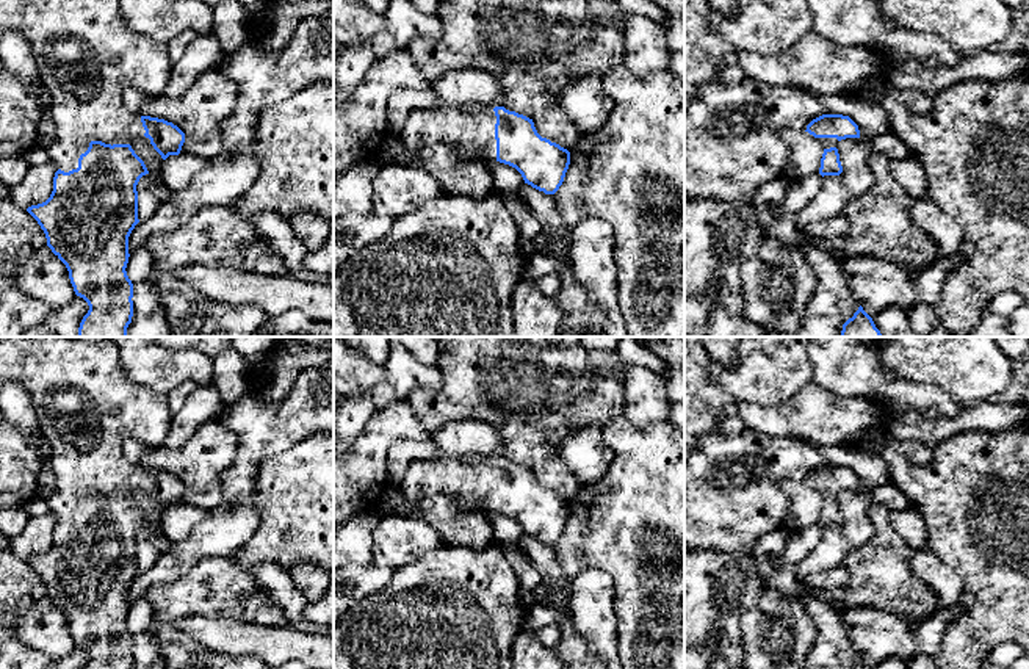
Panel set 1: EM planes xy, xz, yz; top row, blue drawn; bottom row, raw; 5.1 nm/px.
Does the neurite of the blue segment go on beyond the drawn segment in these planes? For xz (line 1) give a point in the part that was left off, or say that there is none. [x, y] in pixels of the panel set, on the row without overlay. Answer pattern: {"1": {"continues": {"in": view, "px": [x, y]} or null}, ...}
{"1": {"continues": {"in": "xz", "px": [470, 481]}}}

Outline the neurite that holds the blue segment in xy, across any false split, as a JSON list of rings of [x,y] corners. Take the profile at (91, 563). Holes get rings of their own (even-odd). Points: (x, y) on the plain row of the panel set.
[[[0,337],[0,385],[11,381],[19,382],[30,396],[39,429],[52,450],[49,465],[55,475],[55,492],[45,500],[56,519],[53,542],[45,553],[27,562],[44,581],[47,597],[66,616],[75,645],[88,653],[83,669],[132,669],[133,635],[125,622],[128,588],[139,573],[136,536],[149,522],[130,495],[149,494],[166,511],[180,504],[185,484],[172,473],[132,462],[122,443],[133,437],[149,448],[163,445],[172,423],[168,395],[130,381],[111,338],[86,343],[74,337]]]

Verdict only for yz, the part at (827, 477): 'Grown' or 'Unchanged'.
Grown

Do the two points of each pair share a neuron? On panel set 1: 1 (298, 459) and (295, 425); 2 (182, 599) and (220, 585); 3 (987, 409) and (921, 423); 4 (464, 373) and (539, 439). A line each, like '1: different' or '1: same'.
1: different
2: same
3: same
4: same

